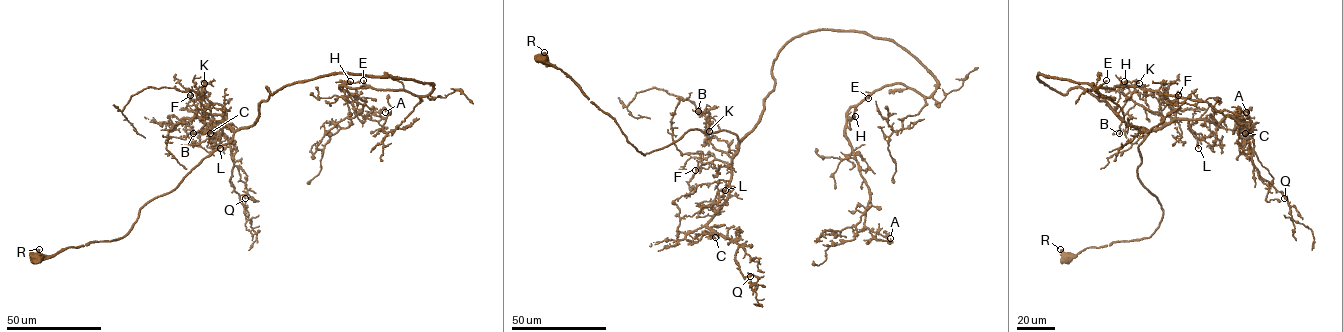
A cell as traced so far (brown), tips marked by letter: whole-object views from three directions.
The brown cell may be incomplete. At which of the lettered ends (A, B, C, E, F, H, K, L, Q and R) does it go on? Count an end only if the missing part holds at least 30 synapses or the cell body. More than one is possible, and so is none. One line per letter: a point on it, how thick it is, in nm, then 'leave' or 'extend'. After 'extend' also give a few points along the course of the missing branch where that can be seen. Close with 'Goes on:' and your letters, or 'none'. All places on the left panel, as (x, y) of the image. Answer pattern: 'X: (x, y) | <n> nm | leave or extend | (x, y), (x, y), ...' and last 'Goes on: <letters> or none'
A: (385, 112) | 150 nm | leave
B: (193, 133) | 150 nm | leave
C: (210, 133) | 240 nm | leave
E: (363, 80) | 240 nm | extend
F: (190, 95) | 130 nm | leave
H: (350, 81) | 220 nm | leave
K: (204, 83) | 550 nm | leave
L: (220, 148) | 190 nm | leave
Q: (245, 198) | 110 nm | leave
R: (39, 249) | 190 nm | leave
Goes on: E

